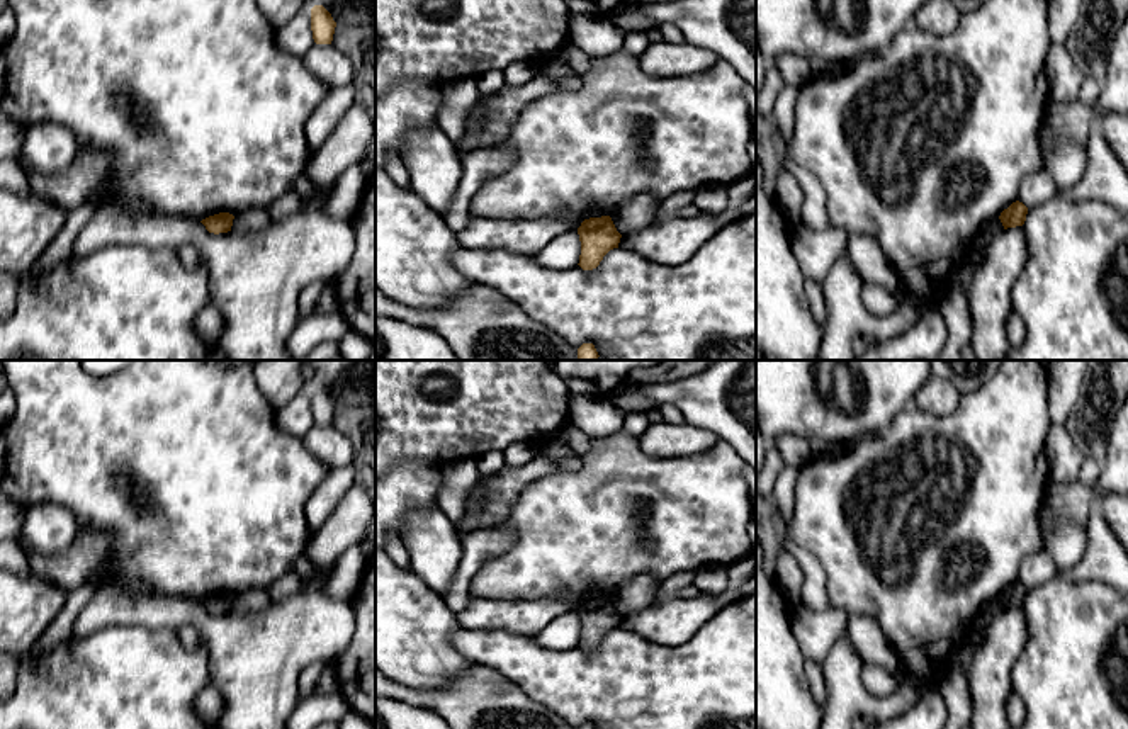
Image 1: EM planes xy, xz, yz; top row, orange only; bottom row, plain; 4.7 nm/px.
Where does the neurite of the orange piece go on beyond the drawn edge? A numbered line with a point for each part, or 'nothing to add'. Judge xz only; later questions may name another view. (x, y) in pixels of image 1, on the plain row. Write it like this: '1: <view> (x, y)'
nothing to add

